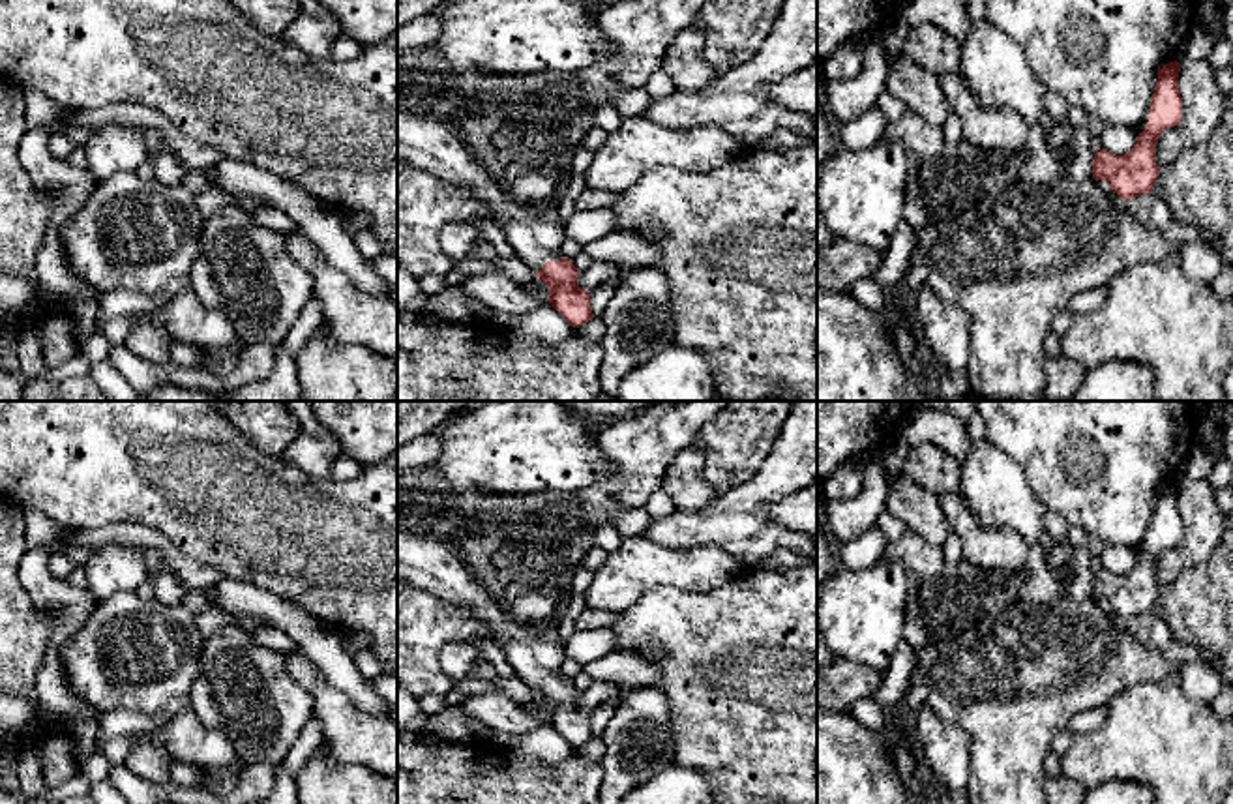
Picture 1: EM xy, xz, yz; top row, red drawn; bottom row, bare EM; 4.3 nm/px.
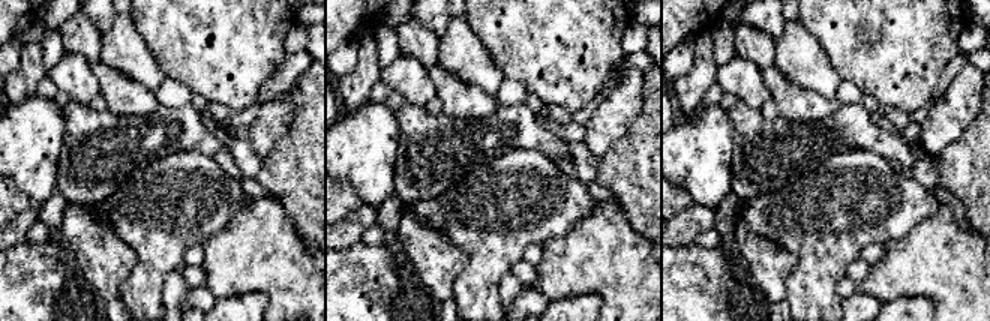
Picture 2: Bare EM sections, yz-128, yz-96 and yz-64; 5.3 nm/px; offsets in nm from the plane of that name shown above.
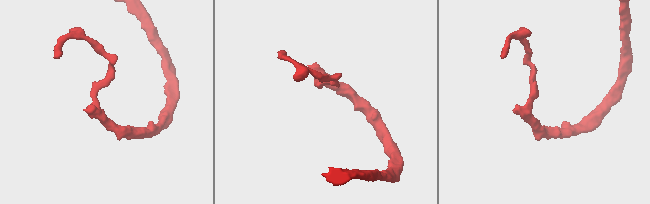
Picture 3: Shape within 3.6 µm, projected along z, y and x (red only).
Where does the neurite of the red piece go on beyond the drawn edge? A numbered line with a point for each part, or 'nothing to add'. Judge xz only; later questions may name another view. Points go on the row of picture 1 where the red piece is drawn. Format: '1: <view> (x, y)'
1: xz (510, 139)

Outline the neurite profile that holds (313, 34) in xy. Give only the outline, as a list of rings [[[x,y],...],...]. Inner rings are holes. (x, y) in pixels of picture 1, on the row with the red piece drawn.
[[[305,15],[290,22],[281,34],[283,39],[292,43],[311,60],[328,58],[334,41],[343,36],[343,26],[335,15]]]

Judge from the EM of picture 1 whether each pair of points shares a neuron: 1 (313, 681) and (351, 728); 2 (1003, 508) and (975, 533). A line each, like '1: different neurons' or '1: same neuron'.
1: same neuron
2: different neurons

